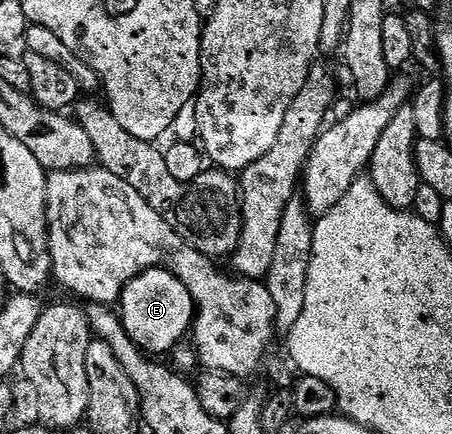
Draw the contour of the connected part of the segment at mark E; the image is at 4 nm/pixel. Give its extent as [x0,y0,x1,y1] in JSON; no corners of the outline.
[120,268,196,354]

